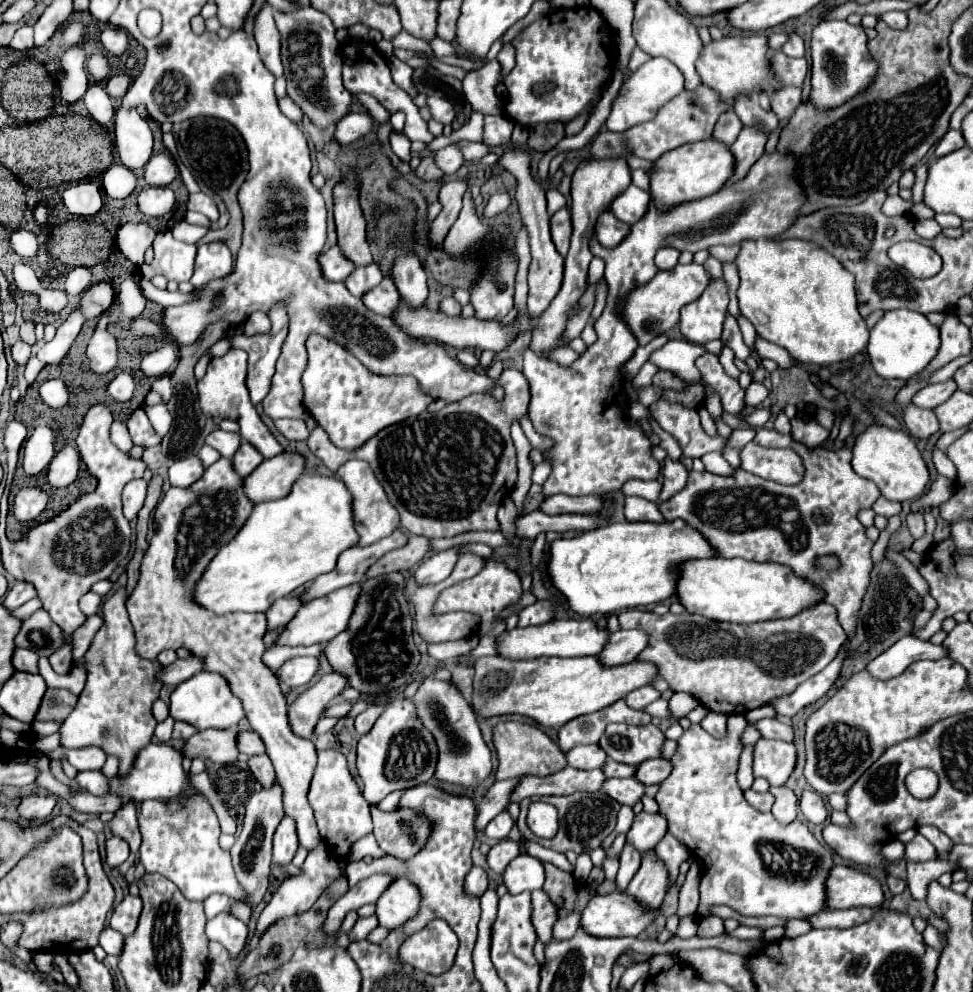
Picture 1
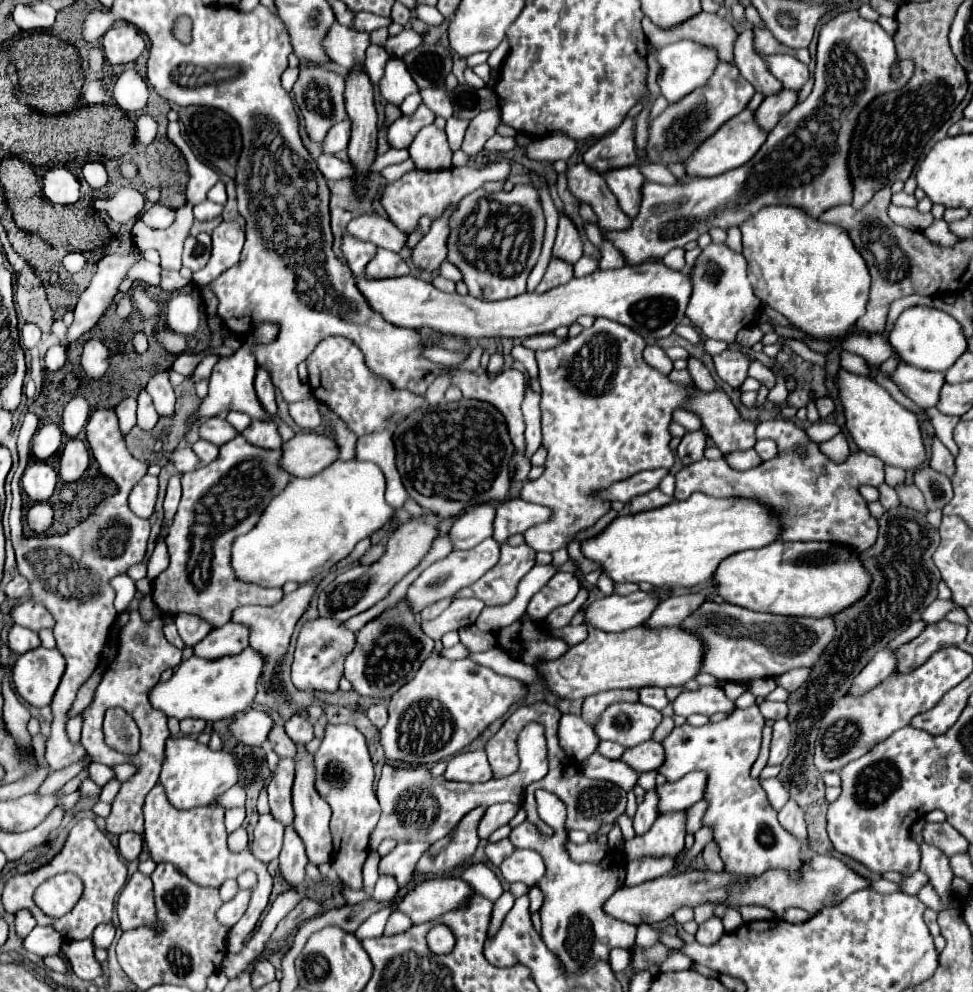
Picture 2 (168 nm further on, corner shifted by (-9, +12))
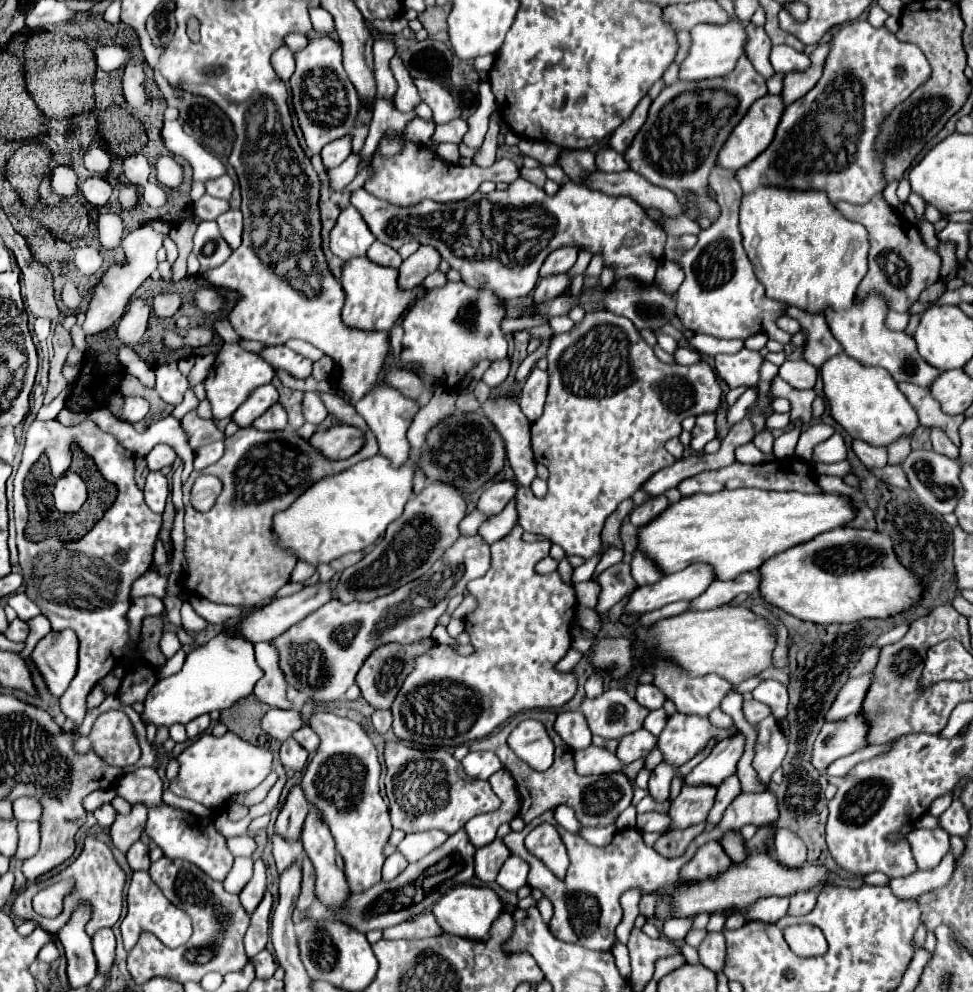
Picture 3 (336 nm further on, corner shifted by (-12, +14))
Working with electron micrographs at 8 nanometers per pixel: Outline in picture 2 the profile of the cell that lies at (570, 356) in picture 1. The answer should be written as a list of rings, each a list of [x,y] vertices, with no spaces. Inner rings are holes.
[[[538,334],[538,336],[528,336],[522,340],[522,346],[530,348],[530,350],[544,350],[544,348],[552,348],[556,344],[560,344],[562,340],[558,340],[554,334]]]

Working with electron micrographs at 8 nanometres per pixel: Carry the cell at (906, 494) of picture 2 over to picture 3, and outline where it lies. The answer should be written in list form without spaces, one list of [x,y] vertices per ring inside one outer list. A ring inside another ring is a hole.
[[[883,466],[881,470],[873,470],[873,474],[879,480],[883,480],[883,482],[887,482],[891,486],[897,486],[897,488],[903,488],[903,490],[909,488],[909,480],[907,480],[901,466]]]

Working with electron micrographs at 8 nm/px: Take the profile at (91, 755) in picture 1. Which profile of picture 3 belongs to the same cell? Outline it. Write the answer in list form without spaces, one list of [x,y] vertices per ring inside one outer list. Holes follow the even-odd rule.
[[[21,796],[13,802],[13,816],[17,820],[39,820],[41,818],[41,802],[37,798],[29,798],[29,796]]]

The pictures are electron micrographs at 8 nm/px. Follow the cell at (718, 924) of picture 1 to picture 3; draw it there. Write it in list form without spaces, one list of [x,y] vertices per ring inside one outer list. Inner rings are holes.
[[[707,932],[699,946],[701,964],[713,972],[719,972],[725,960],[725,938],[723,932]]]

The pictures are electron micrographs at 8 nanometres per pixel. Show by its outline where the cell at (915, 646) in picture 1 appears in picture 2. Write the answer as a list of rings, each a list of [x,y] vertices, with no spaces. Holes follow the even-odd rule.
[[[880,650],[854,678],[854,684],[850,688],[850,696],[864,696],[870,692],[870,688],[876,688],[886,676],[890,676],[896,668],[896,654],[892,650]]]

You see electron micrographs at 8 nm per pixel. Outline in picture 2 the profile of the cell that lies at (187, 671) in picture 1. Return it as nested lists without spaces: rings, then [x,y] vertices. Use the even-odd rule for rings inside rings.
[[[228,622],[220,628],[214,628],[202,642],[198,642],[194,646],[194,654],[208,660],[222,658],[228,654],[238,654],[244,648],[248,648],[248,638],[250,630],[246,628],[246,624]]]

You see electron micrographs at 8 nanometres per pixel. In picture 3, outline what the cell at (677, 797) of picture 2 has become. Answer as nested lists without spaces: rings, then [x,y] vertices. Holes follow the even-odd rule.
[[[737,732],[737,738],[719,742],[705,760],[701,760],[687,776],[685,786],[719,786],[725,778],[735,774],[735,764],[743,754],[745,736]]]

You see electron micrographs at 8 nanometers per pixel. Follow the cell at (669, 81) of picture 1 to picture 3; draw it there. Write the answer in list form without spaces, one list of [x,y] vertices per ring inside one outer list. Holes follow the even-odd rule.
[[[729,20],[725,26],[705,26],[697,24],[689,30],[691,46],[687,58],[679,66],[679,80],[705,80],[715,76],[725,76],[733,70],[733,64],[743,54],[745,30],[737,20]]]

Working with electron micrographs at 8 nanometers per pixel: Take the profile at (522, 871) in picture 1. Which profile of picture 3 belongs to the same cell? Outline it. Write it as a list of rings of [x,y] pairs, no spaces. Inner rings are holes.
[[[509,856],[503,868],[499,870],[497,884],[505,890],[517,892],[523,884],[527,884],[527,874],[529,874],[529,864],[519,856]]]

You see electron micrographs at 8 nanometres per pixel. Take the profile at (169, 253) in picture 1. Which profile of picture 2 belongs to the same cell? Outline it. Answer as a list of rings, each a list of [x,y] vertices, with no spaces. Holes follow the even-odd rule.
[[[200,232],[198,236],[190,236],[184,242],[184,256],[182,262],[192,272],[204,268],[210,260],[210,234]]]

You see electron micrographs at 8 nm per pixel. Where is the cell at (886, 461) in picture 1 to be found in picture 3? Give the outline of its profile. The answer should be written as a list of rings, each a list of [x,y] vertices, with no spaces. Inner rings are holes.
[[[843,352],[821,366],[821,378],[831,416],[855,440],[863,440],[869,446],[889,446],[903,436],[913,436],[919,428],[919,418],[913,406],[909,406],[907,398],[897,388],[897,382],[889,378],[887,370],[865,368]]]

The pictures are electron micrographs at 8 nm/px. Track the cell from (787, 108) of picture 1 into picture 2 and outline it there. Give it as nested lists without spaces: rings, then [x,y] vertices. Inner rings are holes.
[[[788,54],[766,56],[766,64],[768,64],[768,70],[782,82],[782,86],[790,88],[790,90],[802,88],[810,76],[806,64],[802,64],[800,60],[796,60],[794,56],[788,56]]]

